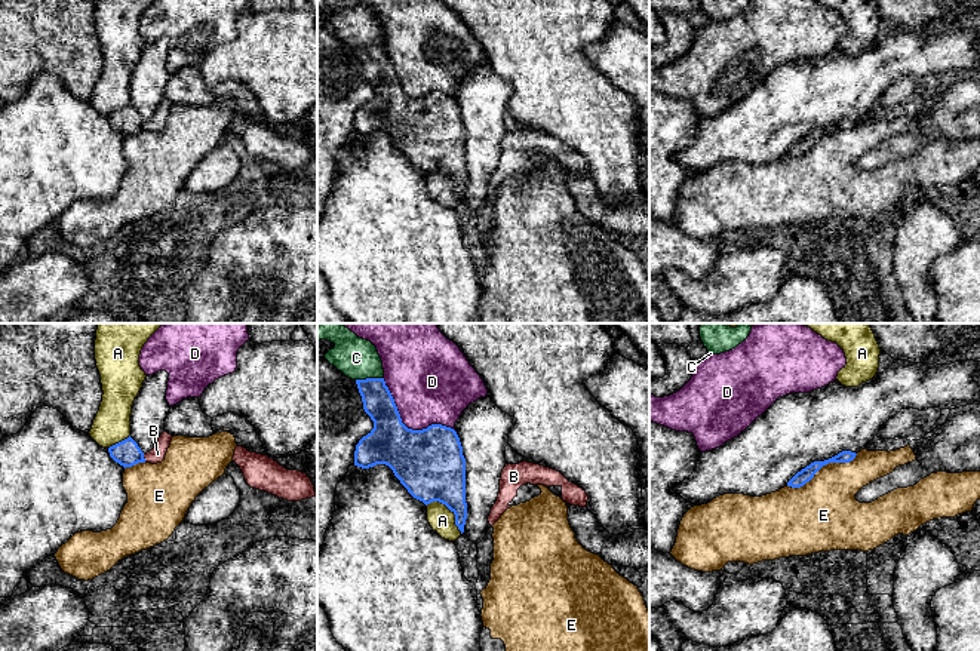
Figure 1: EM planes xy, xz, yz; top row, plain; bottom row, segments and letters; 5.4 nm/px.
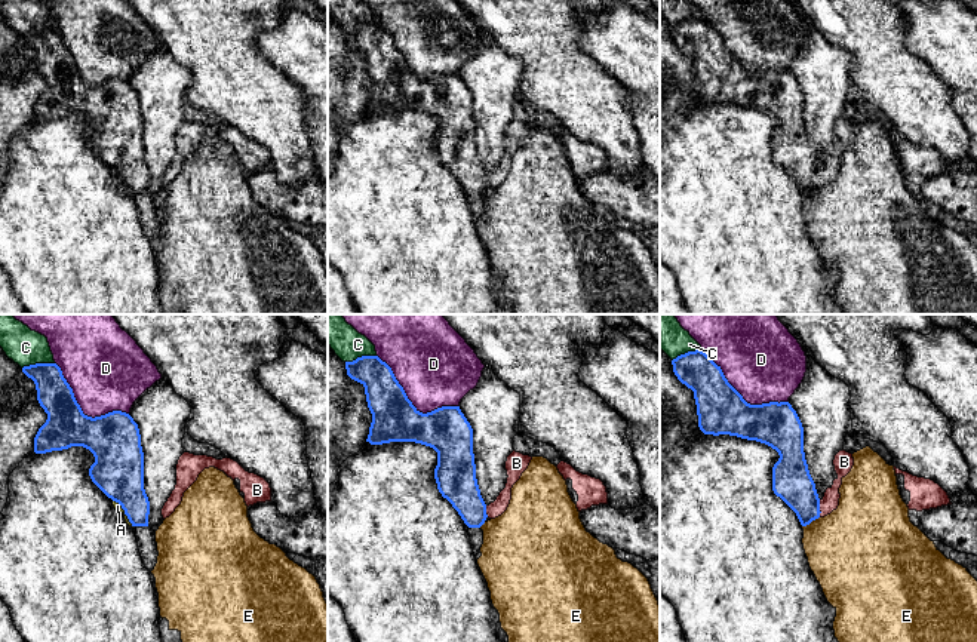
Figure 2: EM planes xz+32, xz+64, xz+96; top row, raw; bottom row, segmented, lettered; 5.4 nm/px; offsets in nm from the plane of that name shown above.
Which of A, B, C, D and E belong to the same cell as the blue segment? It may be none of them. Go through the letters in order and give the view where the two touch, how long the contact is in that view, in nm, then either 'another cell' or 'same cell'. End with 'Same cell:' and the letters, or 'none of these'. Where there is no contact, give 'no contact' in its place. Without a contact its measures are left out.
A: xz | 260 nm | another cell
B: xy | 50 nm | same cell
C: xz | 150 nm | another cell
D: xz | 480 nm | another cell
E: yz | 420 nm | another cell
Same cell: B

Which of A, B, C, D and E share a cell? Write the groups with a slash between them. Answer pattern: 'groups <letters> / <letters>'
groups A / B / C / D / E

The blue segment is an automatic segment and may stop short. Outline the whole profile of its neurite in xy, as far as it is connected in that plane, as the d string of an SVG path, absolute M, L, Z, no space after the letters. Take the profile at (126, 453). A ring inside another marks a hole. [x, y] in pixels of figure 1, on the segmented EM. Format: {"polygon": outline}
{"polygon": "M163 432L156 446L150 452L144 454L138 443L129 436L128 439L110 446L108 452L110 457L125 469L138 463L157 464L165 460L172 437L172 434Z"}

